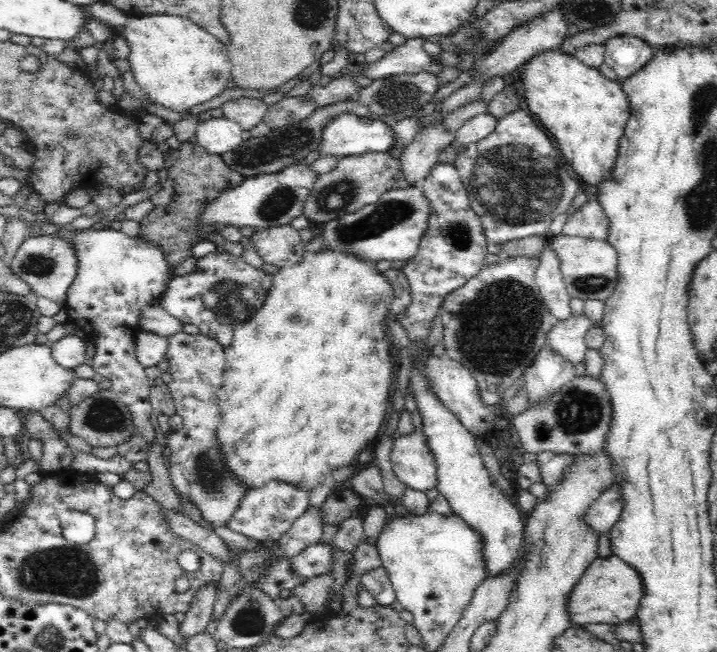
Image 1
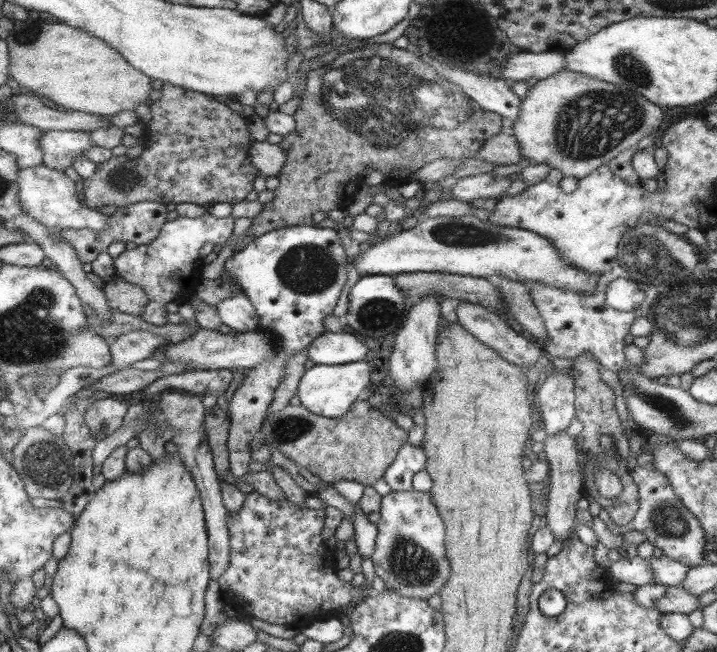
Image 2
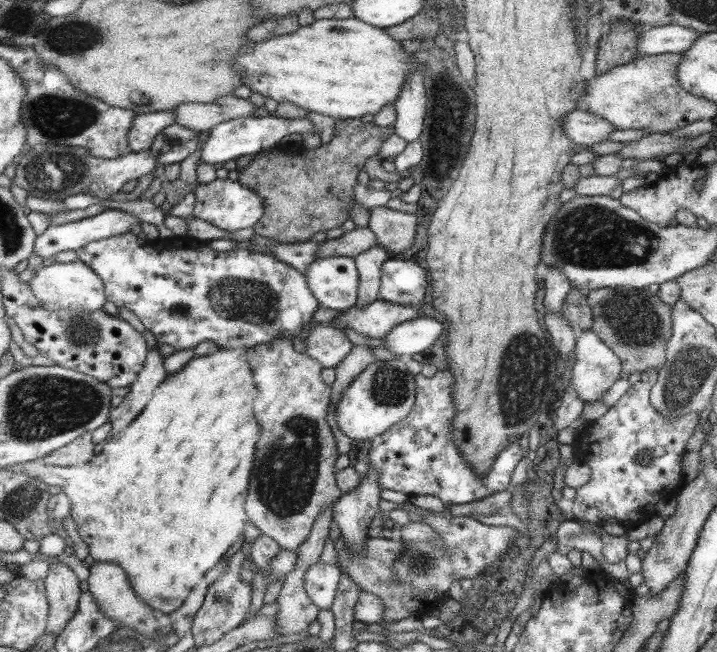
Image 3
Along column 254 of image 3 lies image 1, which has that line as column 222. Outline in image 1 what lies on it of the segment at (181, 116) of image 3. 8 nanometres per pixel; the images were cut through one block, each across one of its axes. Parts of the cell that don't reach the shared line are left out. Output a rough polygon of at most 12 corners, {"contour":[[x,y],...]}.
{"contour":[[238,98],[221,108],[242,131],[263,122],[269,106],[258,98]]}

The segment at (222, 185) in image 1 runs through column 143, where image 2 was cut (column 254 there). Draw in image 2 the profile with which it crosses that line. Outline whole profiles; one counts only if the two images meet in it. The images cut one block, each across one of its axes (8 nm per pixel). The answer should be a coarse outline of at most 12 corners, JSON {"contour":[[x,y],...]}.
{"contour":[[413,48],[306,75],[263,233],[338,230],[363,168],[390,185],[506,123]]}

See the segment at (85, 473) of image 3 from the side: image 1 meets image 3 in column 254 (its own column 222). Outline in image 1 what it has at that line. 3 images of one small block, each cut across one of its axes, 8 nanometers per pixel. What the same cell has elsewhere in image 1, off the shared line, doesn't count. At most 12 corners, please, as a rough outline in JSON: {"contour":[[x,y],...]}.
{"contour":[[325,247],[225,347],[215,434],[246,486],[372,447],[397,292]]}

